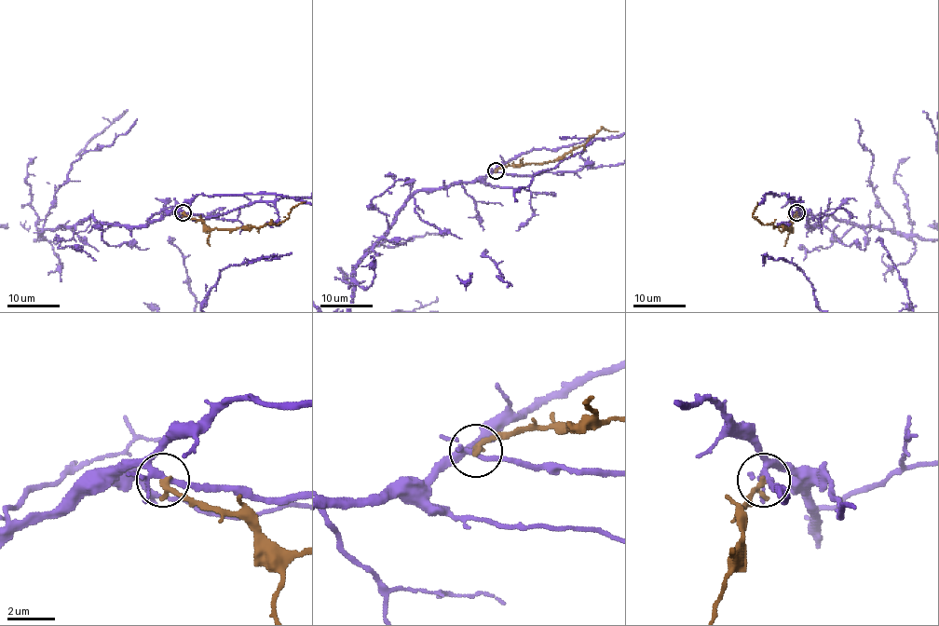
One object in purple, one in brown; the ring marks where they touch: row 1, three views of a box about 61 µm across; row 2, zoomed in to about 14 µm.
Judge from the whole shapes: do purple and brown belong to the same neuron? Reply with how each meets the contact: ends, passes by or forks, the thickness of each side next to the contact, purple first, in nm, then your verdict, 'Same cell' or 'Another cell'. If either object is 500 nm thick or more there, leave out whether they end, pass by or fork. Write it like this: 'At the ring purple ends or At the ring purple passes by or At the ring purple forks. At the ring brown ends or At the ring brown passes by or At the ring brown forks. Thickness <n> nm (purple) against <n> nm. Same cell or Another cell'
At the ring purple forks. At the ring brown ends. Thickness 200 nm (purple) against 260 nm. Another cell

